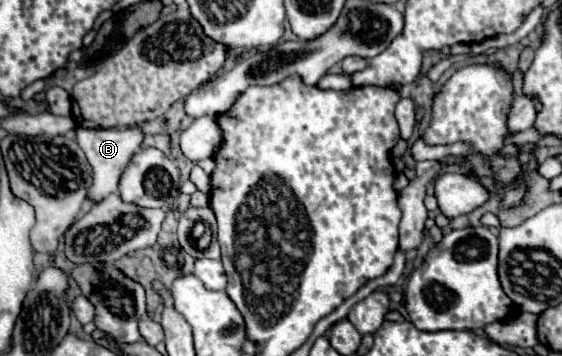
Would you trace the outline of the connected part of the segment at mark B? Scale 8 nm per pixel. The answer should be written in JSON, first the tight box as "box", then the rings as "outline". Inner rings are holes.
{"box":[76,127,144,201],"outline":[[[78,127],[76,129],[76,141],[82,147],[82,151],[86,153],[92,169],[94,169],[94,183],[90,187],[88,197],[92,201],[102,201],[106,195],[118,191],[118,179],[122,177],[122,171],[126,171],[126,163],[130,163],[130,159],[134,157],[134,151],[138,151],[142,147],[144,141],[144,133],[142,127],[128,127],[128,129],[84,129]]]}

